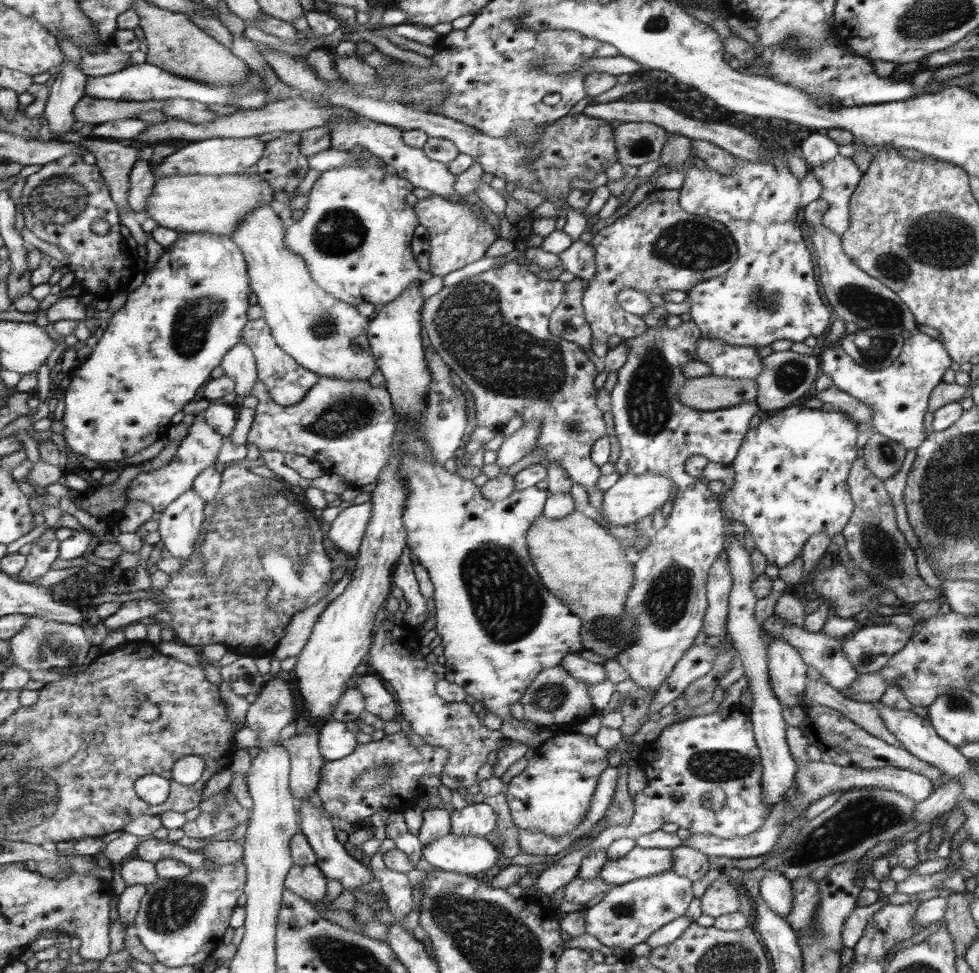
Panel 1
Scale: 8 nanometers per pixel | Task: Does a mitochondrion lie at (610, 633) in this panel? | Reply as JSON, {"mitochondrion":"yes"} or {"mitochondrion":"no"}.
{"mitochondrion":"yes"}

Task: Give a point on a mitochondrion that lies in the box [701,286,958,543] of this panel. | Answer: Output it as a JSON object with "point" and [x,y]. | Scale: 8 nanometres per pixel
{"point":[876,349]}

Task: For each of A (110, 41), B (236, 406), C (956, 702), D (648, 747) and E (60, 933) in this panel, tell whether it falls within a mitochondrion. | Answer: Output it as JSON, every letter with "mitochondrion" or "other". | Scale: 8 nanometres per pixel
{"A":"other","B":"other","C":"mitochondrion","D":"other","E":"other"}

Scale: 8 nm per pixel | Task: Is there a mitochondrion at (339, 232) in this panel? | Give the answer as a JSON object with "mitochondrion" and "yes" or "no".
{"mitochondrion":"yes"}

